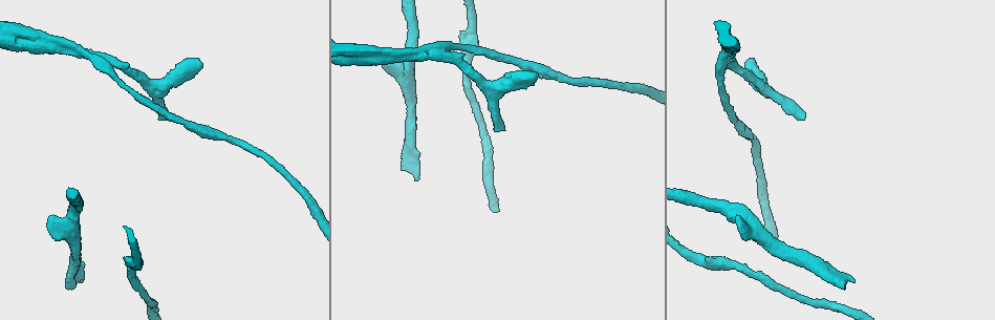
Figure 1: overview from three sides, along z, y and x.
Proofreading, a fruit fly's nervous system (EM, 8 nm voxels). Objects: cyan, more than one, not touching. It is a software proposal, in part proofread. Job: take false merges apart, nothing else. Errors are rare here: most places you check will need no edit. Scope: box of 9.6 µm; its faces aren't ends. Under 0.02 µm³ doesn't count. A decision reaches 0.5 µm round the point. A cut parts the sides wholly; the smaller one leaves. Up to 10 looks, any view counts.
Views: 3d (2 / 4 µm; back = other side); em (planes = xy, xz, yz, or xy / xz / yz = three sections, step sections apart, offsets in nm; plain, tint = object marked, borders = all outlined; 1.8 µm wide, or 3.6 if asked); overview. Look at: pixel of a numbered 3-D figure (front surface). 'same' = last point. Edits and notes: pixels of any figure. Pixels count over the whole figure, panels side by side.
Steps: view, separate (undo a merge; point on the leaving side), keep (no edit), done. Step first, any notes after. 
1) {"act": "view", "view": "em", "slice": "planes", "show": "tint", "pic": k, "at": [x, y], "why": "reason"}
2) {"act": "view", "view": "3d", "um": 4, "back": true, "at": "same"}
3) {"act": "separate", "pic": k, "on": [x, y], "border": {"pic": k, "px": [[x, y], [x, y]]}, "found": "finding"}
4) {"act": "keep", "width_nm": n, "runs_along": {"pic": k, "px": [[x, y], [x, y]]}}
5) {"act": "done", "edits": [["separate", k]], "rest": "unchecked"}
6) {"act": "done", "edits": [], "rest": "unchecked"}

{"act": "view", "view": "3d", "um": 4, "pic": 1, "at": [83, 53], "why": "arms run side by side"}

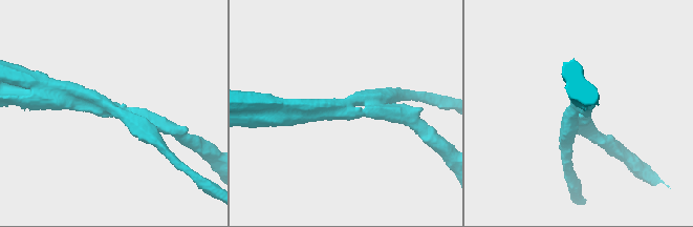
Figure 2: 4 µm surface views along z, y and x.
{"act": "view", "view": "em", "slice": "xz", "step": 4, "show": "borders", "pic": 2, "at": [346, 108], "arms": 3, "arm_widths_nm": [220, 300, 300]}

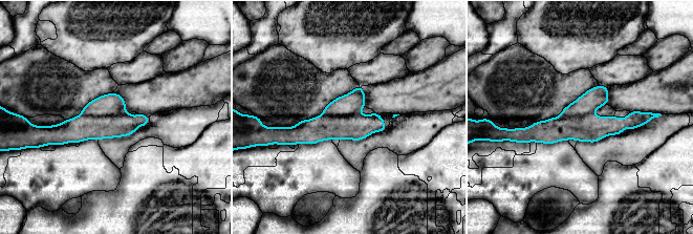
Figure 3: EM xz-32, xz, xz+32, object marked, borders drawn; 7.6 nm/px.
{"act": "separate", "pic": 3, "on": [112, 104], "border": {"pic": 3, "px": [[125, 111], [108, 115], [80, 114]]}, "found": "a second cell is stuck on"}

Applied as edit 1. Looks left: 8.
{"act": "view", "view": "em", "slice": "planes", "show": "tint", "pic": 1, "at": [151, 82], "why": "three-way junction"}

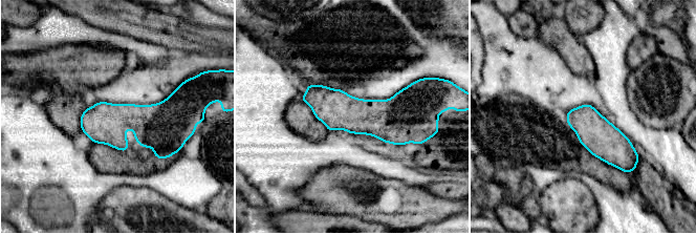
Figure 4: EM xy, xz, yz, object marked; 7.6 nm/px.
{"act": "keep", "found": "continuous, no second cell"}

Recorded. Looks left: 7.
{"act": "view", "view": "3d", "um": 2, "back": true, "pic": 1, "at": [835, 280], "why": "sudden change in width"}

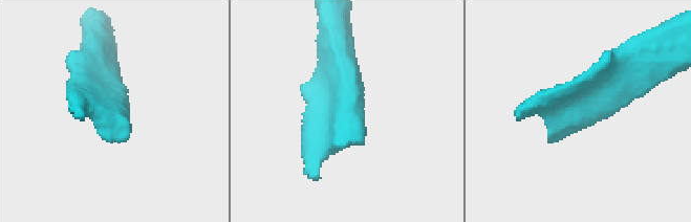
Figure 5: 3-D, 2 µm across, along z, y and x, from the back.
{"act": "view", "view": "em", "slice": "planes", "show": "tint", "pic": 5, "at": [578, 116]}

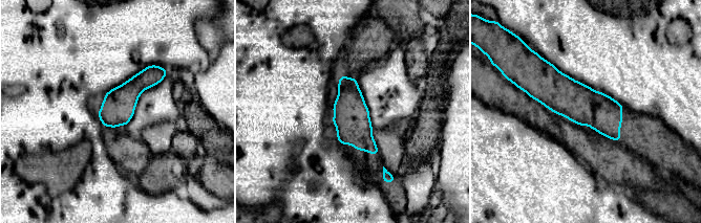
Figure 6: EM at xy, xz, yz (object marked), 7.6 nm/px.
{"act": "keep", "runs_along": {"pic": 6, "px": [[529, 90], [574, 99], [617, 138]]}, "found": "continuous, no second cell"}

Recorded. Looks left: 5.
{"act": "done", "edits": [["separate", 3]], "rest": "unchecked"}

